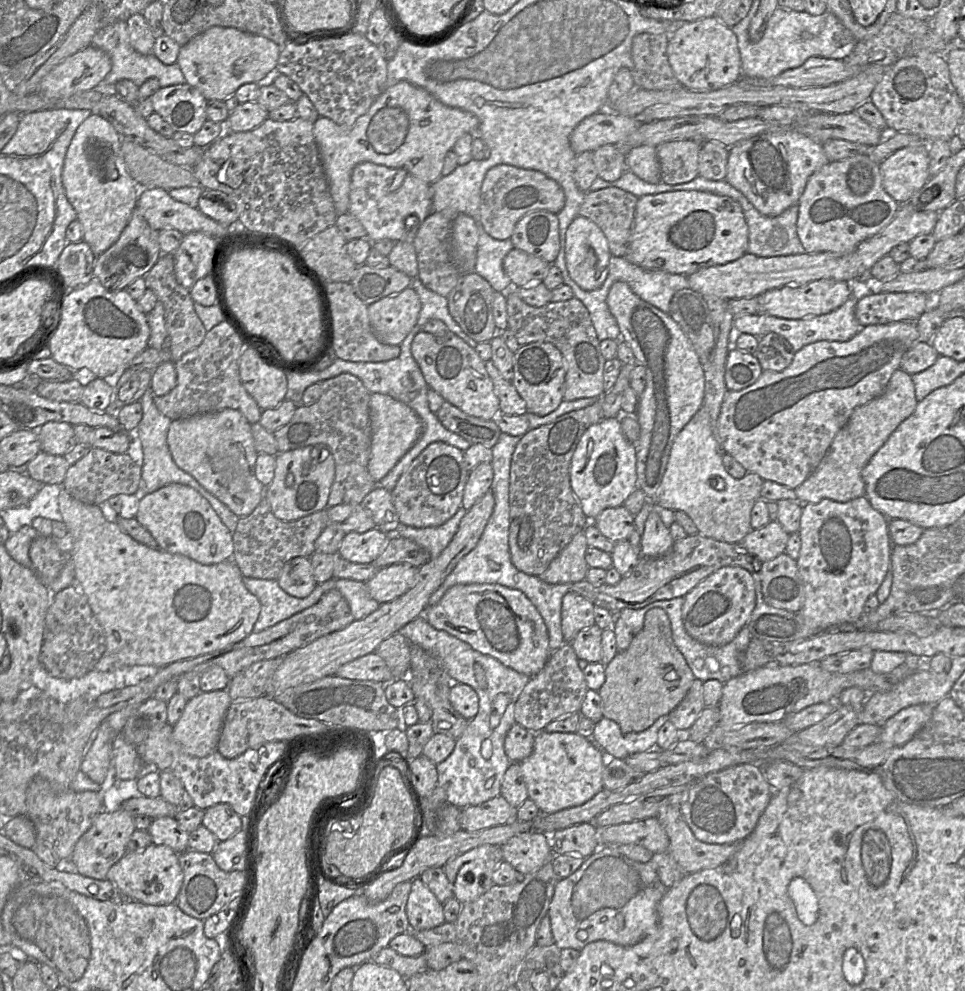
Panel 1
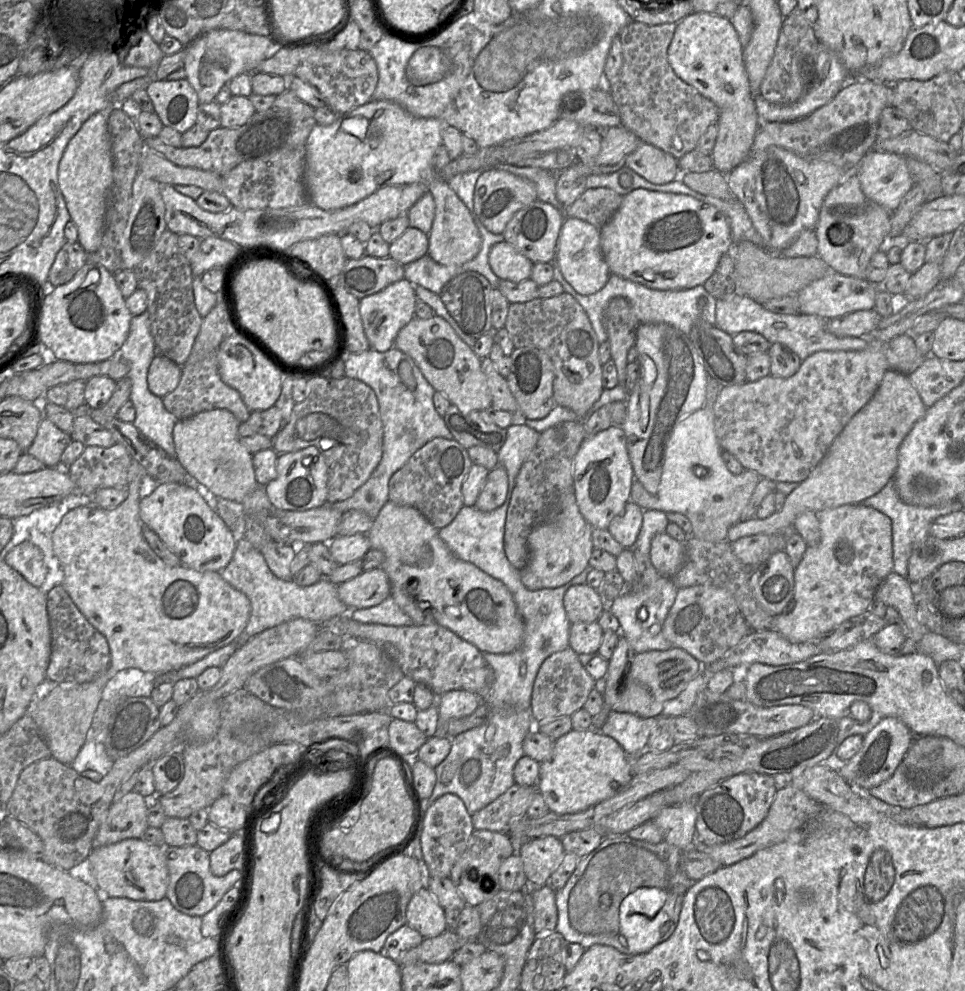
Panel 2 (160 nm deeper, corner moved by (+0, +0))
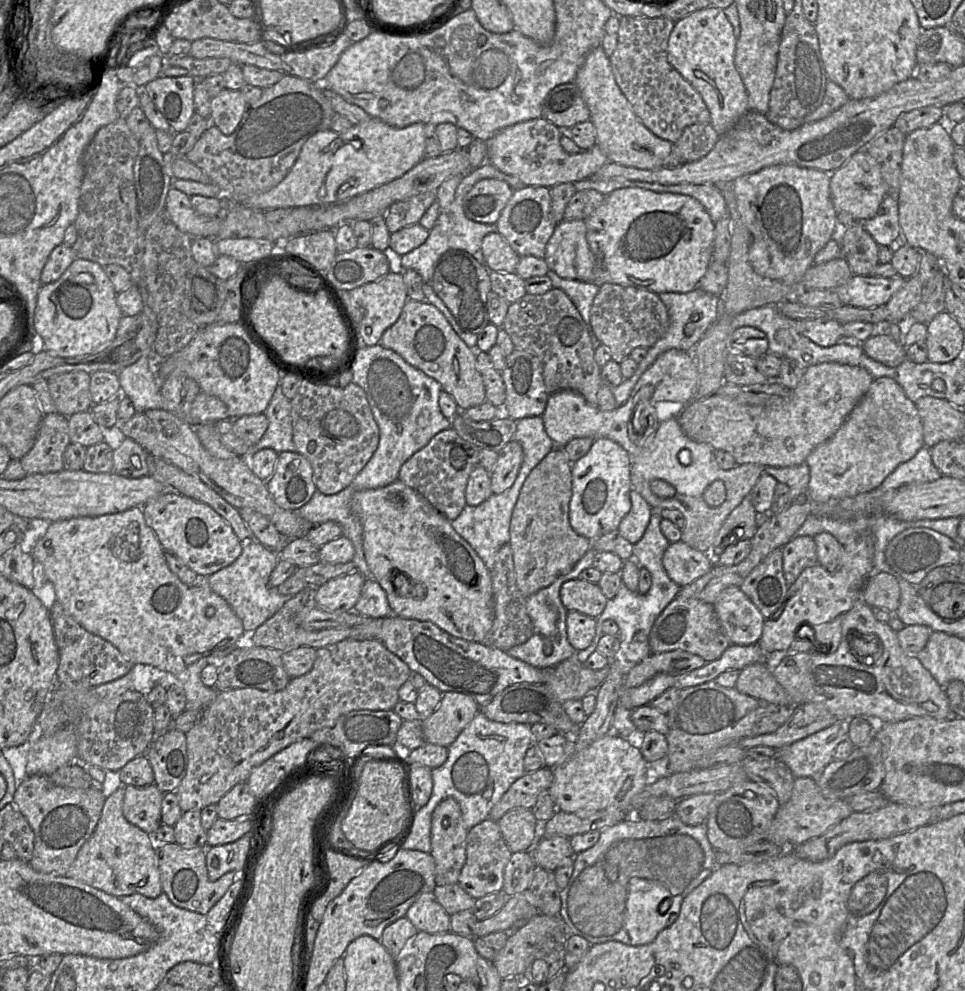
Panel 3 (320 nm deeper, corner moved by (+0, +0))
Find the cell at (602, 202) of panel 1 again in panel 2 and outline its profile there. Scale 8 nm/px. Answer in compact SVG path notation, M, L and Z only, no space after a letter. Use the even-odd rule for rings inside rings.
M587 188L571 206L565 208L564 214L601 229L619 210L622 200L623 196L610 188Z

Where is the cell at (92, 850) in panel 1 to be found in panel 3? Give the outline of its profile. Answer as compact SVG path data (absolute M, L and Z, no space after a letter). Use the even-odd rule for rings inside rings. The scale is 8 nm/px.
M155 783L144 787L125 786L123 815L128 822L149 835L153 835L162 825L161 804L164 793Z

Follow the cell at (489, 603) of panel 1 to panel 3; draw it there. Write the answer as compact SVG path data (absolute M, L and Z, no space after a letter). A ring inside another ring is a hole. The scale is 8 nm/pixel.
M398 479L384 487L354 492L351 510L362 526L364 556L371 577L385 591L393 615L430 621L456 638L485 641L494 621L490 572L471 545L454 530L451 521Z

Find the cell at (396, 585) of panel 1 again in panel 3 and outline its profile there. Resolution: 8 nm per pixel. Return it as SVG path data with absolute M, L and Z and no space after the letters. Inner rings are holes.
M354 571L314 587L312 603L327 611L353 611L366 577Z

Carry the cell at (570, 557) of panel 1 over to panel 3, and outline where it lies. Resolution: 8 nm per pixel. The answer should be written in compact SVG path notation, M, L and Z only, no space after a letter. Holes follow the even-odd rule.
M555 446L529 473L513 509L509 544L516 584L526 598L568 574L592 547L592 541L576 533L569 522L572 465L564 448Z

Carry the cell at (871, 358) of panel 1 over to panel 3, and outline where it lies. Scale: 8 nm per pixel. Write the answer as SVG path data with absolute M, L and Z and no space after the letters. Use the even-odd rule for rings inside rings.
M826 362L805 368L799 384L791 390L790 399L772 406L740 404L718 394L691 401L678 412L677 420L687 437L706 443L714 450L732 455L737 465L755 463L761 466L789 467L804 463L808 455L829 440L868 391L873 376L864 368L835 362Z

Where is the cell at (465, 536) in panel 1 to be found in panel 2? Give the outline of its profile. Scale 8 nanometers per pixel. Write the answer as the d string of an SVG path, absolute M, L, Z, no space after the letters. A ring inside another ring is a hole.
M497 465L489 471L486 482L473 506L483 512L492 511L504 503L507 492L507 471L503 466Z

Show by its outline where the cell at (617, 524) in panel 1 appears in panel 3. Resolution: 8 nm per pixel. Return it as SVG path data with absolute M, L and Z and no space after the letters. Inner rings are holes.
M634 489L630 491L631 508L621 520L618 531L633 545L643 536L653 509L647 501Z

